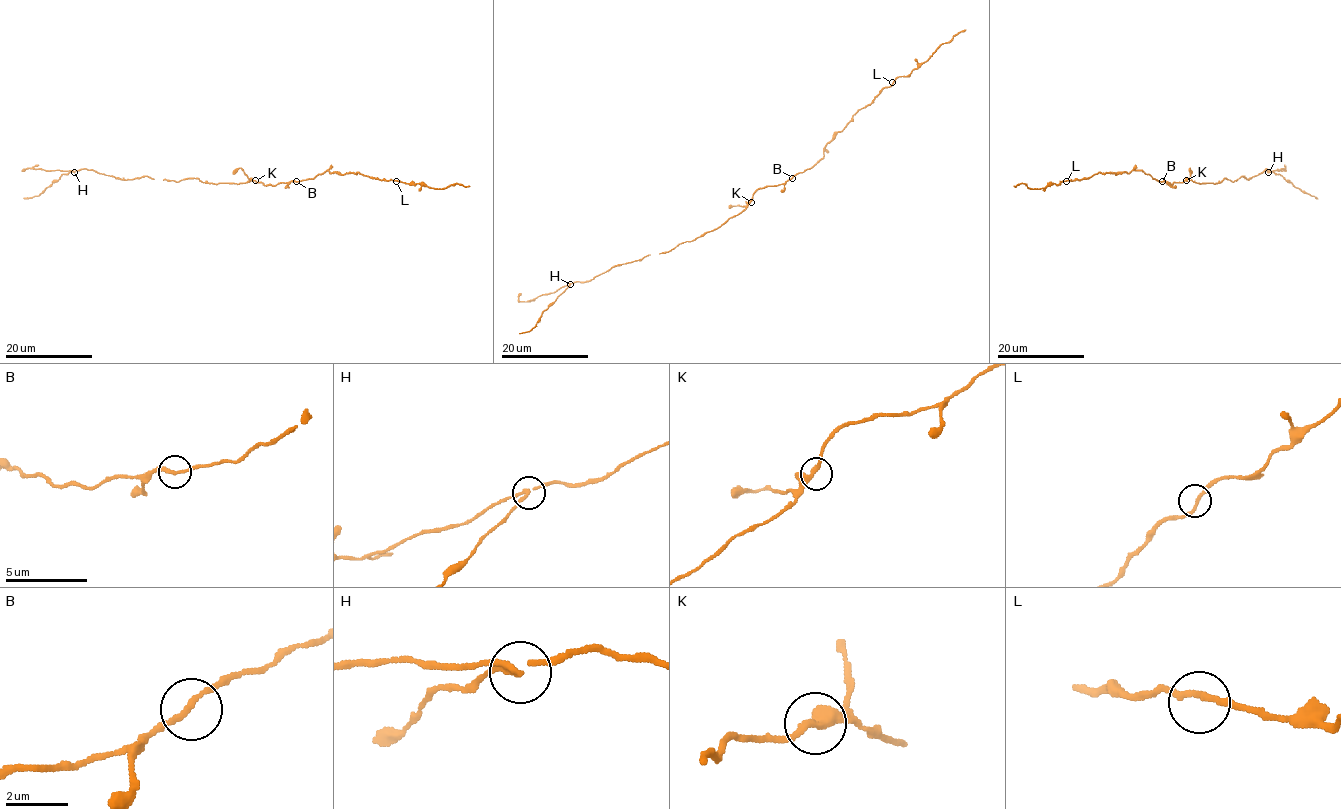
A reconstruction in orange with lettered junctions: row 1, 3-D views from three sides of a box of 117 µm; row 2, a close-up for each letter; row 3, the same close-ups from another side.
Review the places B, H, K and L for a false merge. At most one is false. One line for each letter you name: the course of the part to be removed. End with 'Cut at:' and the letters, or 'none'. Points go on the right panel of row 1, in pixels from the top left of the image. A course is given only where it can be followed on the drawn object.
H: course (1268, 171), (1280, 174), (1296, 188), (1317, 197)
Cut at: H

